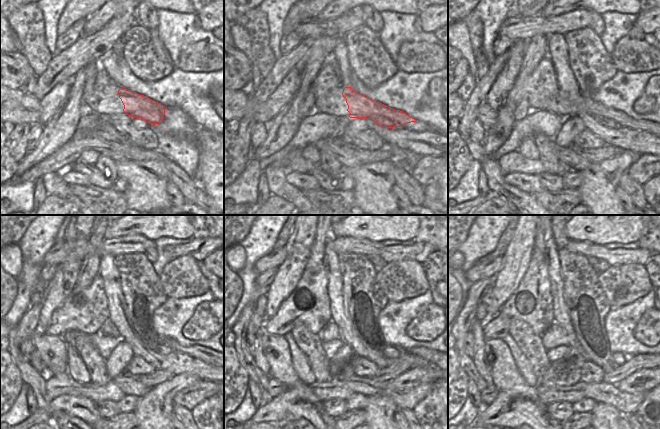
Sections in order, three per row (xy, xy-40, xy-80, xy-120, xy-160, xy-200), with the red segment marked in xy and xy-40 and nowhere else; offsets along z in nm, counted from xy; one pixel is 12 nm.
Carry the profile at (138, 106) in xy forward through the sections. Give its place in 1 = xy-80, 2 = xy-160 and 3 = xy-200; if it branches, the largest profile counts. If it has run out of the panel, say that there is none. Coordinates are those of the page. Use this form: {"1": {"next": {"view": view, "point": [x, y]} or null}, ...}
{"1": {"next": {"view": "xy-80", "point": [612, 118]}}, "2": {"next": {"view": "xy-160", "point": [390, 352]}}, "3": {"next": {"view": "xy-200", "point": [619, 358]}}}

